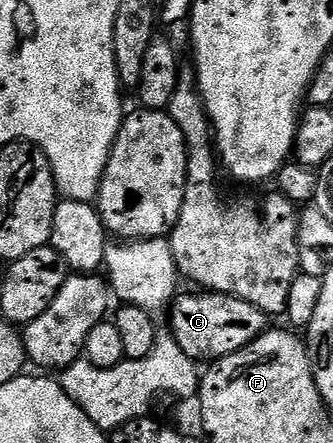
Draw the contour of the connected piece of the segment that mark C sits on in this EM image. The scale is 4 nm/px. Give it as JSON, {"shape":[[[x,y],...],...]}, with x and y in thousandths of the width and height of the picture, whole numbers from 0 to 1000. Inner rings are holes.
{"shape":[[[595,661],[607,666],[538,664],[508,695],[508,736],[529,770],[565,806],[586,815],[670,810],[769,770],[769,761],[805,745],[805,713],[769,688],[706,666]]]}

